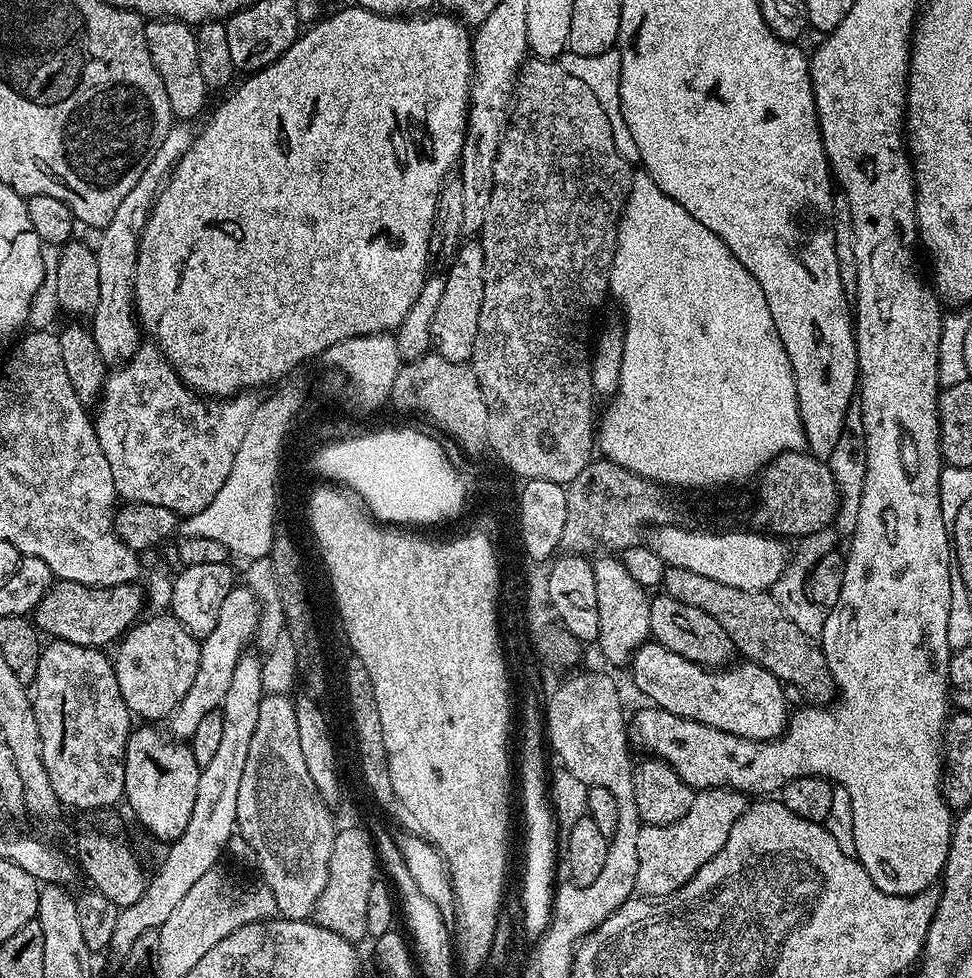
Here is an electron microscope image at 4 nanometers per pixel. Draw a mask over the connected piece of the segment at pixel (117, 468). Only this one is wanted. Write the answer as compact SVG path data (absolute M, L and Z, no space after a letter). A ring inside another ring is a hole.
M141 343L127 362L113 367L107 373L95 409L97 412L94 412L96 437L100 439L106 462L110 462L110 474L114 474L117 497L134 504L166 506L166 510L176 513L180 518L205 510L230 474L234 456L258 403L257 397L252 396L255 395L205 398L180 381L180 375L172 369L171 362L155 343Z

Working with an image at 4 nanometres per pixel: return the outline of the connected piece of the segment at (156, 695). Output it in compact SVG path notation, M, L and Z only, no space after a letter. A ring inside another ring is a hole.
M152 614L149 620L143 619L132 626L115 647L114 667L118 678L118 690L122 690L122 698L126 702L129 712L133 717L142 719L144 722L167 721L172 711L186 698L186 692L194 682L198 674L198 662L200 661L201 641L189 634L171 614Z

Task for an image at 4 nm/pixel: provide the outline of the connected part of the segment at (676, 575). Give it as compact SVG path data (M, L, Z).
M668 568L665 571L662 588L667 595L678 598L678 602L686 602L686 606L698 606L698 610L706 613L709 621L715 627L717 624L732 639L733 646L744 655L741 657L745 661L770 670L770 674L774 674L785 685L793 684L798 691L813 696L817 705L827 705L833 699L836 683L832 680L824 653L814 643L813 637L802 634L802 630L798 630L798 626L794 626L794 622L790 622L790 618L782 614L782 606L778 606L778 602L768 592L747 592L734 586L722 586L722 582L714 582L710 578L702 578L702 574L677 568Z

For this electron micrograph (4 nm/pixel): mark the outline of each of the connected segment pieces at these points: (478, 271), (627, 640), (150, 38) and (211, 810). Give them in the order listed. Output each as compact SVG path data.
M465 239L447 268L442 299L434 313L431 351L450 362L467 364L478 338L478 314L482 314L482 294L486 286L486 258L479 239Z
M597 555L592 560L592 569L598 590L598 647L610 663L627 665L636 651L649 643L652 634L649 593L626 570L619 555Z
M152 18L144 25L146 50L150 50L150 58L154 62L154 70L162 78L162 86L166 86L166 98L170 98L170 110L173 117L180 122L195 121L195 116L208 104L210 89L206 78L202 78L202 69L198 62L198 42L196 28L191 24L183 24L181 20Z
M259 655L241 656L234 675L230 678L230 690L219 709L222 714L222 738L214 758L200 769L198 795L194 797L194 814L190 823L176 840L167 845L168 853L156 872L156 877L147 881L142 898L134 906L121 908L118 922L114 926L114 938L110 948L118 948L118 958L128 953L134 938L145 935L149 930L159 929L162 921L170 918L170 910L182 902L182 898L206 874L206 870L217 867L221 852L228 847L230 833L236 828L238 806L238 782L242 782L242 770L246 766L246 754L250 754L250 738L254 738L254 726L258 726L258 706L262 706L265 690L262 682L263 663Z

